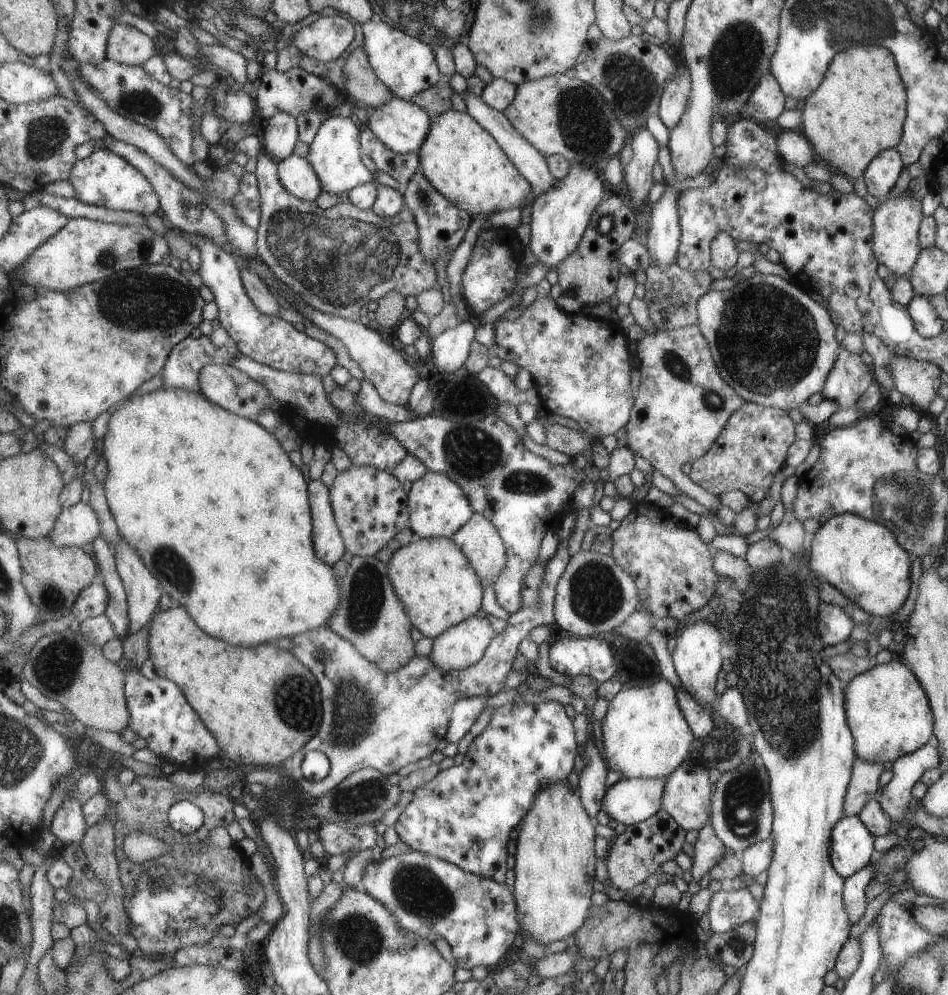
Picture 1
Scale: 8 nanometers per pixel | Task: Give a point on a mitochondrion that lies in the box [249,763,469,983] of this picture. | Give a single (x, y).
(417, 889)

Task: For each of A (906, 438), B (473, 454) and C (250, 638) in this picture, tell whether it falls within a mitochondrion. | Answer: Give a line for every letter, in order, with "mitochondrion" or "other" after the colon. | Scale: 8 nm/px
A: other
B: mitochondrion
C: other

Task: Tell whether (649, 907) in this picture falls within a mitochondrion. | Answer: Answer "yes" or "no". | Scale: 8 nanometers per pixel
no

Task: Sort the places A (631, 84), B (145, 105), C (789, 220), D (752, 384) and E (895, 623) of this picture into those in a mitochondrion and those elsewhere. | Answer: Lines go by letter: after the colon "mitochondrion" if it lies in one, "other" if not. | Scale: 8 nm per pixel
A: mitochondrion
B: mitochondrion
C: other
D: mitochondrion
E: other

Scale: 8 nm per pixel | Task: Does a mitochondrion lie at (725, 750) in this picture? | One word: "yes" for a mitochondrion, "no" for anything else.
yes

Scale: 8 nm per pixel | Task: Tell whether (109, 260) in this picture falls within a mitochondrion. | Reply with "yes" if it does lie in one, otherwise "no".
yes

